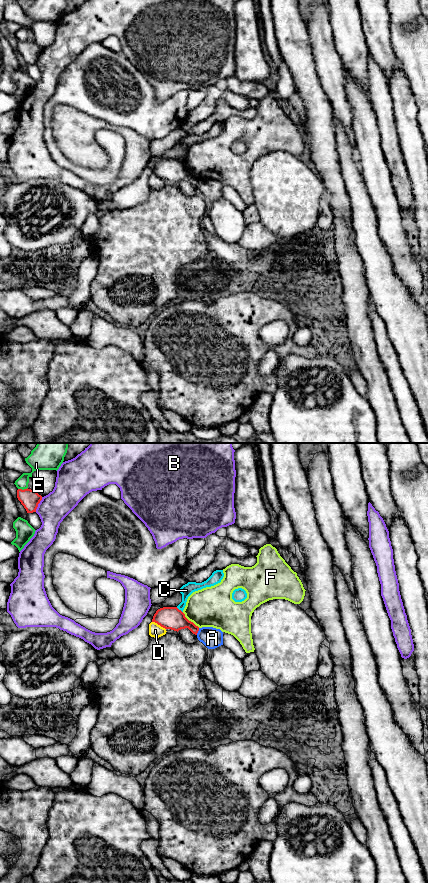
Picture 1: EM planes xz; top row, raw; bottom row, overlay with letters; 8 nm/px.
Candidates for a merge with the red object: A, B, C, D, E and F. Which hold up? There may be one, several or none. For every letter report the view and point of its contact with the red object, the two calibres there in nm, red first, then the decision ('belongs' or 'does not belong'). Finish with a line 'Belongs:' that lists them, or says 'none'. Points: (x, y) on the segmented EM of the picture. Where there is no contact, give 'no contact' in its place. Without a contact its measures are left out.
A: contact xz (198, 630); calibres 180 and 160 nm; does not belong
B: contact xz (38, 503); calibres 150 and 240 nm; does not belong
C: contact xz (178, 609); calibres 180 and 100 nm; does not belong
D: contact xz (159, 624); calibres 180 and 110 nm; does not belong
E: contact xz (21, 489); calibres 150 and 120 nm; does not belong
F: contact xz (190, 621); calibres 180 and 320 nm; does not belong
Belongs: none

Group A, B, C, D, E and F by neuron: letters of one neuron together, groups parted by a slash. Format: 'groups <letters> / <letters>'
groups A / B / C / D / E / F

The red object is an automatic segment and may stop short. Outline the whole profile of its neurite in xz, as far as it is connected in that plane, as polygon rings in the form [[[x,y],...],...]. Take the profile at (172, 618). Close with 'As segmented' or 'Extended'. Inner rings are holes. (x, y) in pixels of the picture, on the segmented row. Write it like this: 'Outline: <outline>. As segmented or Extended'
Outline: [[[163,607],[156,611],[152,622],[157,623],[165,629],[179,631],[188,628],[193,634],[197,635],[199,627],[189,621],[185,614],[177,607]]]. As segmented

